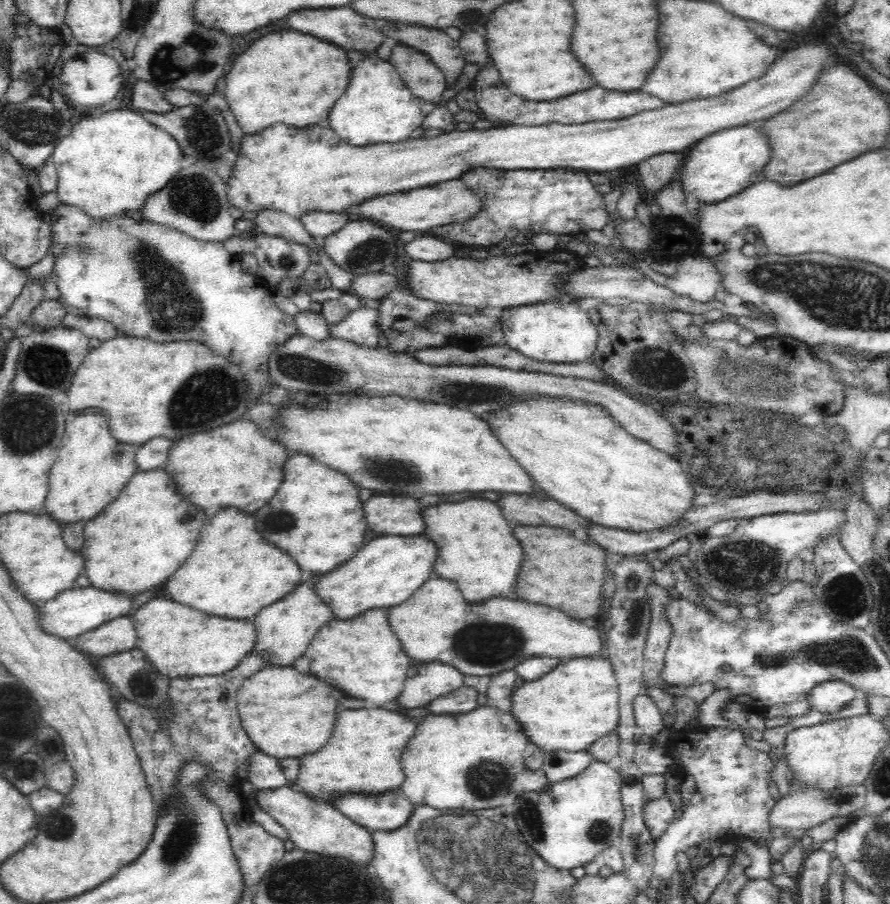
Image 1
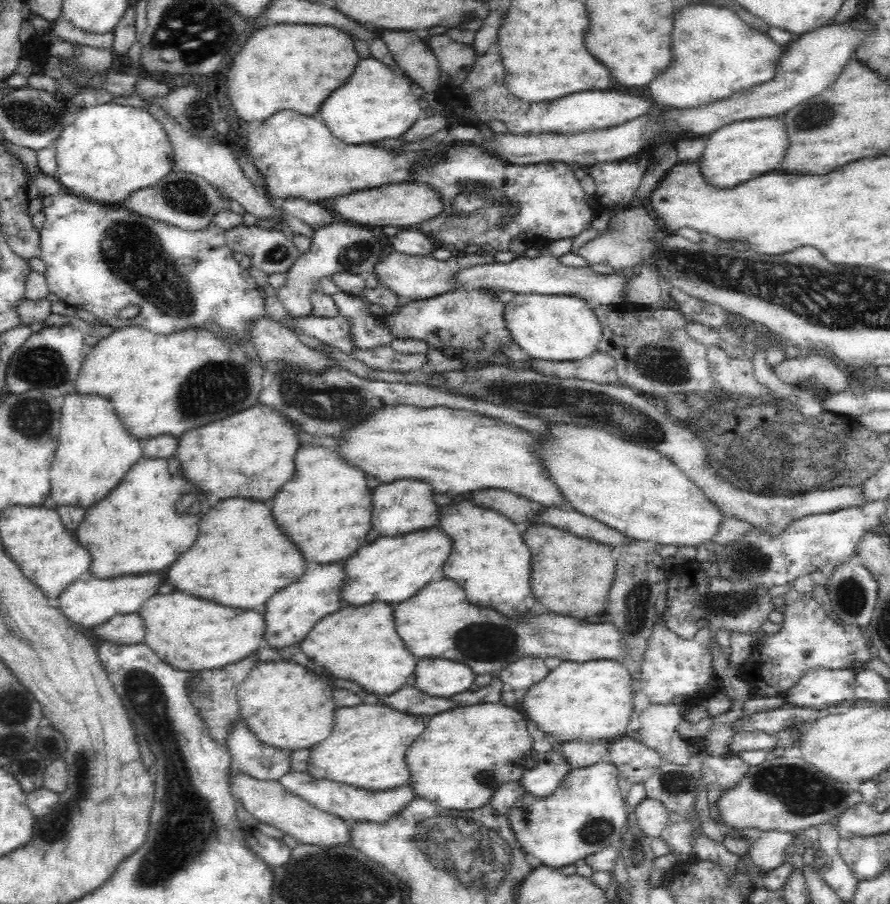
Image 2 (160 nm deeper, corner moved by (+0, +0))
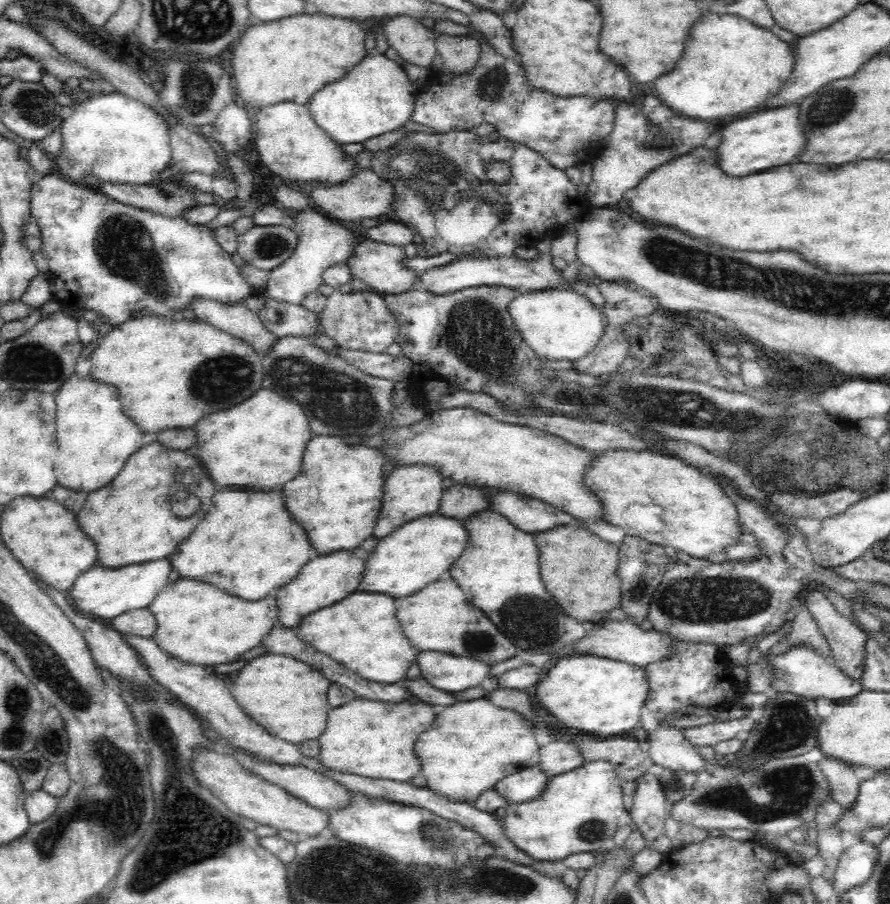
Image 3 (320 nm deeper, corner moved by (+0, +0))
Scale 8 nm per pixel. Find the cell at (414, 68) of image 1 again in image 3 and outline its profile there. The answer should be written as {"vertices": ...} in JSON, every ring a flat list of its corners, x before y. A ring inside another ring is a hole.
{"vertices":[[407,15,392,16,384,23,383,28,389,46,406,62,431,67,436,54,438,34,422,24,418,16,416,18]]}

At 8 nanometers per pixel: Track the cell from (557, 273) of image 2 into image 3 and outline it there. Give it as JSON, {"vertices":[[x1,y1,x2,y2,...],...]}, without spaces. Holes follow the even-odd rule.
{"vertices":[[544,238,537,244,539,257,528,261,516,256,511,257,474,257,465,256,455,258,448,264,430,268,430,270,418,274,420,290,432,295,443,295,457,292,470,286,509,286,510,288,522,288,524,291,540,290,544,288,562,288,571,286,575,282,581,282,579,277,566,284,560,277,560,272,552,267,552,254,550,253,549,238]]}

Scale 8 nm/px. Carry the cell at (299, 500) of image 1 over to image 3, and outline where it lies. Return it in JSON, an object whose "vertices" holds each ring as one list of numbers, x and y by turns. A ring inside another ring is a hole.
{"vertices":[[313,435,306,444,301,471,282,488,287,512,308,532,312,548,322,555,352,550,373,536,385,483,383,458,376,448,364,445,362,436]]}

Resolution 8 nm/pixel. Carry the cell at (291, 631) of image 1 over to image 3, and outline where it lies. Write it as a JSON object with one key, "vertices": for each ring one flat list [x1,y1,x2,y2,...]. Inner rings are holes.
{"vertices":[[351,550,330,552,330,554,316,556,313,560,310,559,300,572,284,587,277,591,277,608,278,608,278,623,282,627,288,627,296,630,298,622,310,612,320,610,330,604,337,603,338,600,346,598,351,593,357,592,360,588,359,582,362,580,363,572,365,571,365,560,358,557]]}

